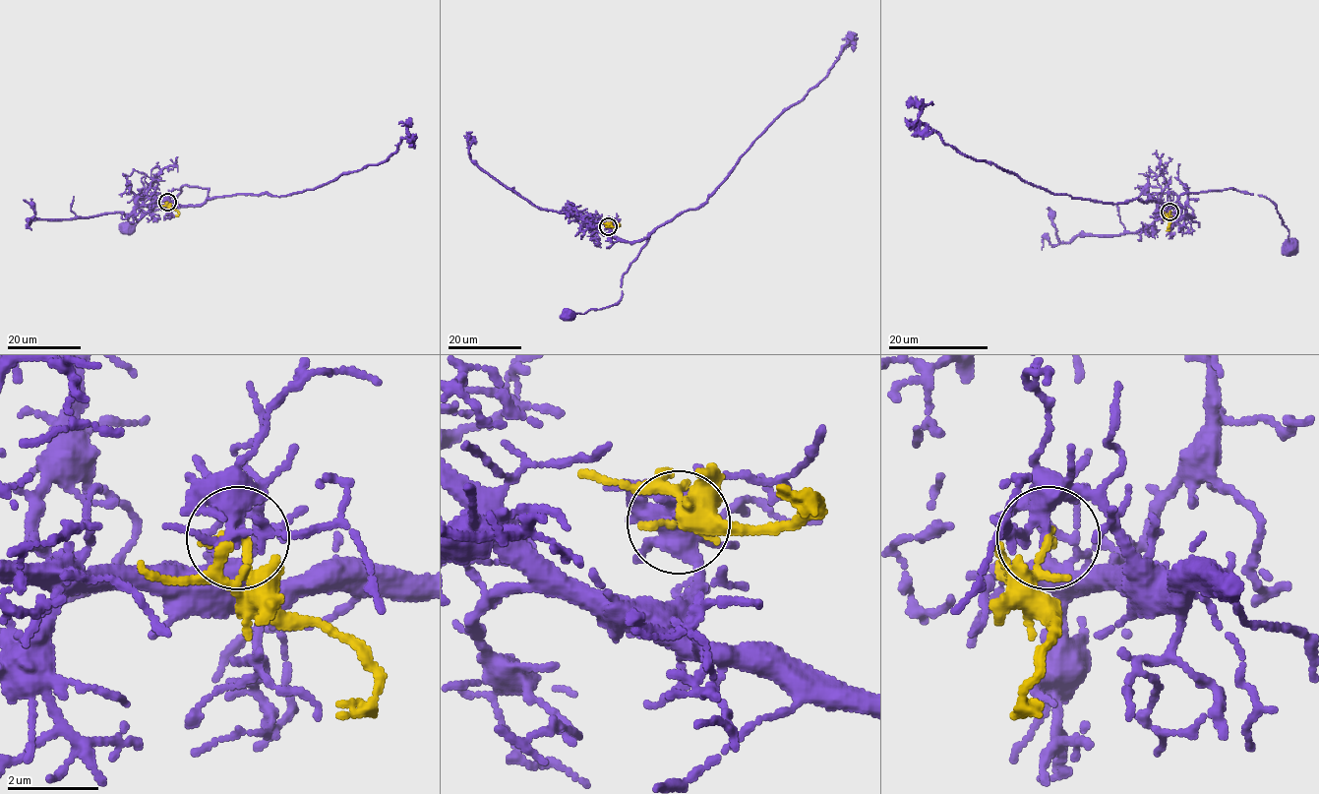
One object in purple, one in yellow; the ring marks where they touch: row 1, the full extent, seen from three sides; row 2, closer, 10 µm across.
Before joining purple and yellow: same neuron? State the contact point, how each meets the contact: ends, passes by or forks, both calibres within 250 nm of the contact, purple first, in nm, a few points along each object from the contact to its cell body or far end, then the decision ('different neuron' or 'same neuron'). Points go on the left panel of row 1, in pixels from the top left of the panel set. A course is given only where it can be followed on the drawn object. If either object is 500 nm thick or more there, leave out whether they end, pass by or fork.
place (167, 202); purple passes by; yellow passes by; calibres 320 and 140 nm; course purple (167, 203), (168, 199), (169, 206), (200, 205), (209, 190), (184, 185), (171, 202), (148, 212), (129, 229); course yellow (167, 203), (176, 211), (175, 216); different neuron

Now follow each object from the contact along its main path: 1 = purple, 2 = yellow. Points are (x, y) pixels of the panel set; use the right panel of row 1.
1: (1169, 212), (1173, 207), (1190, 215), (1178, 197), (1194, 192), (1234, 188), (1265, 196), (1289, 230), (1289, 248)
2: (1169, 212), (1170, 223), (1166, 230)

